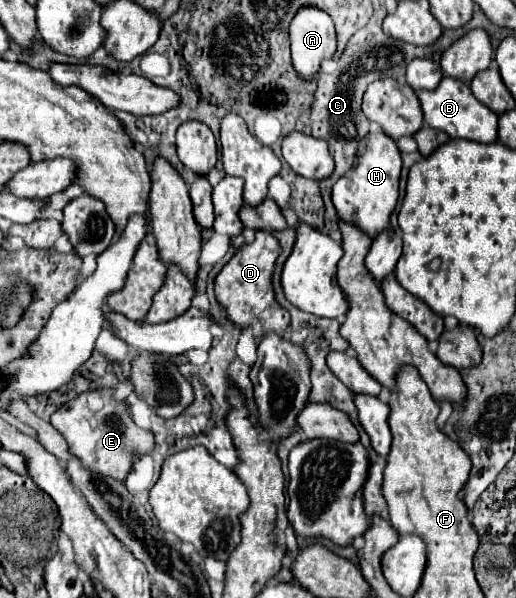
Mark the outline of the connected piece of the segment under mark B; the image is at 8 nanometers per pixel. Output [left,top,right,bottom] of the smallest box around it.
[419,76,497,144]

